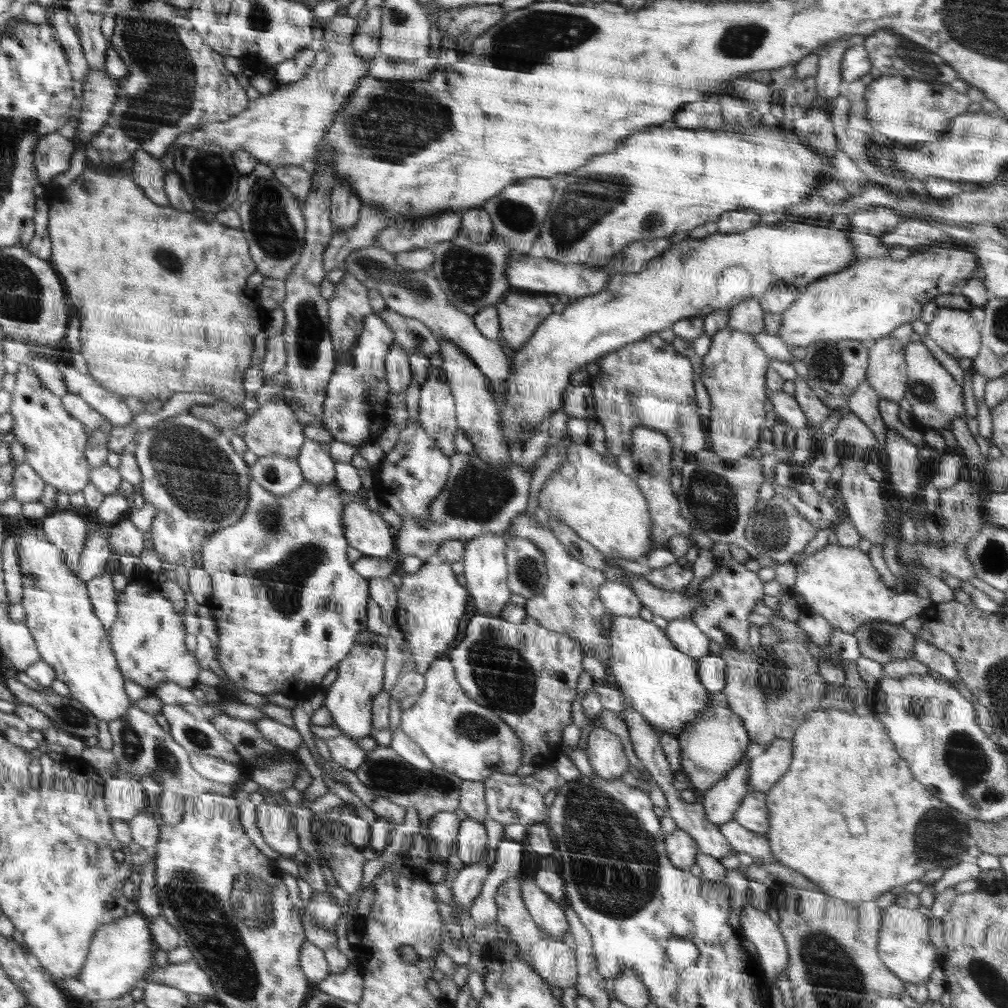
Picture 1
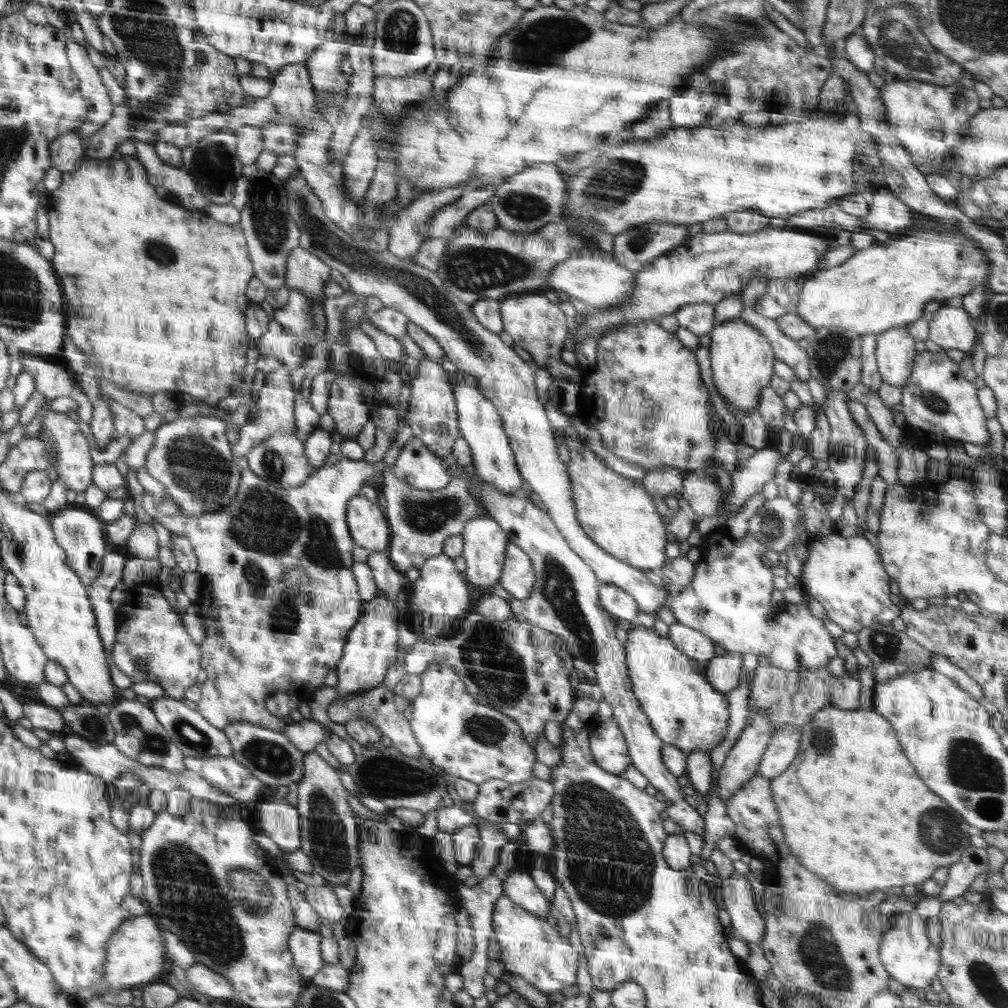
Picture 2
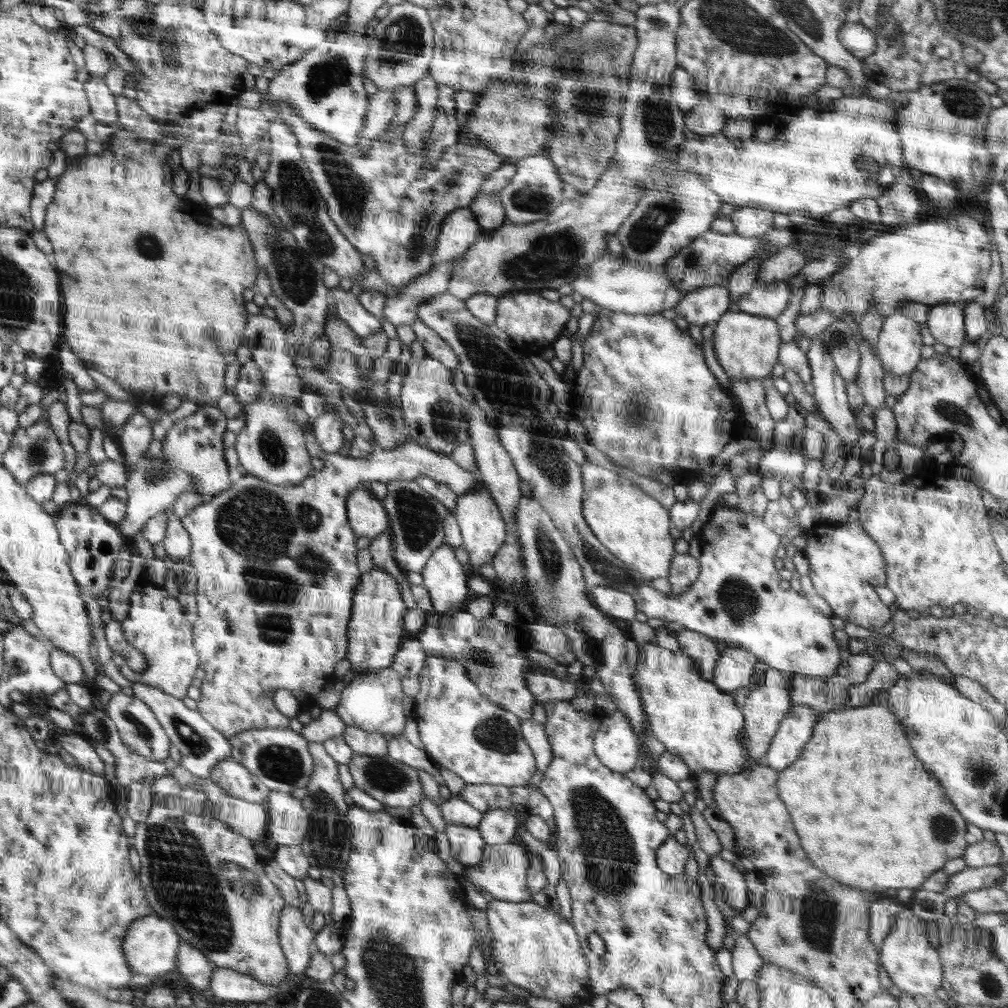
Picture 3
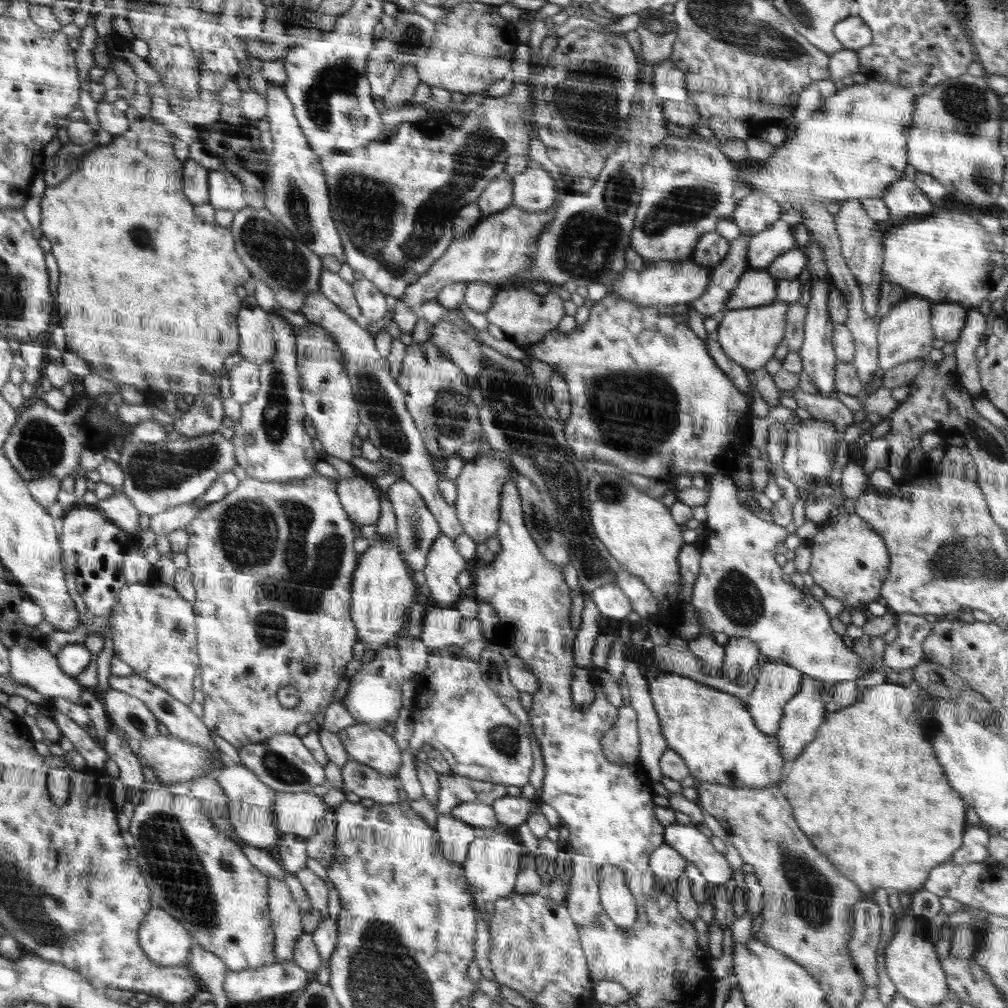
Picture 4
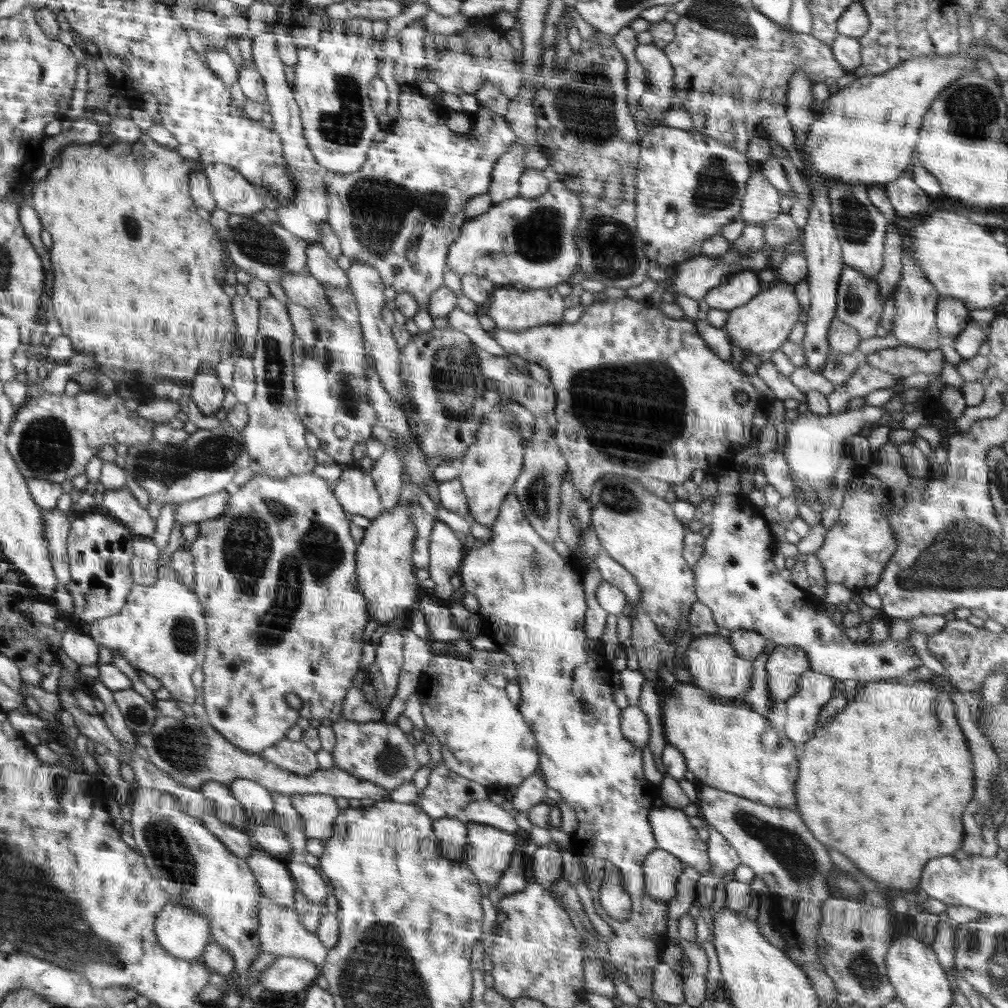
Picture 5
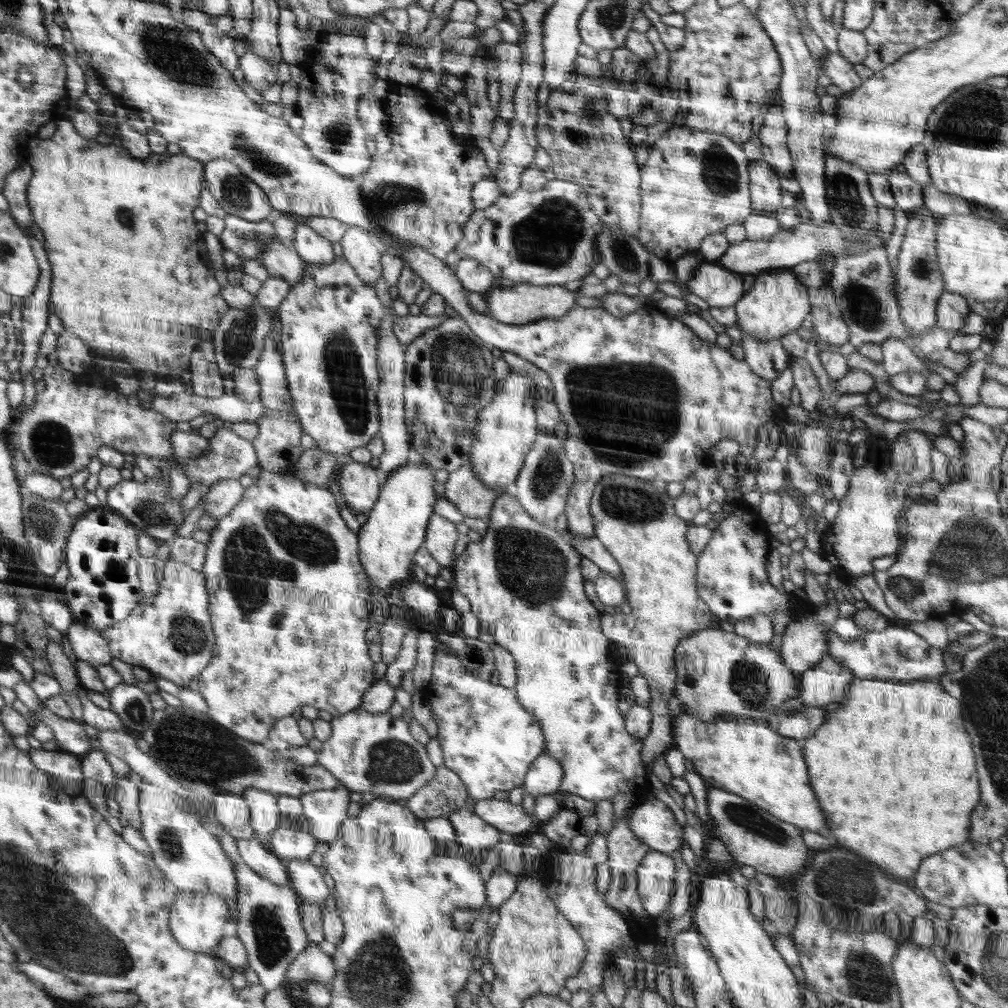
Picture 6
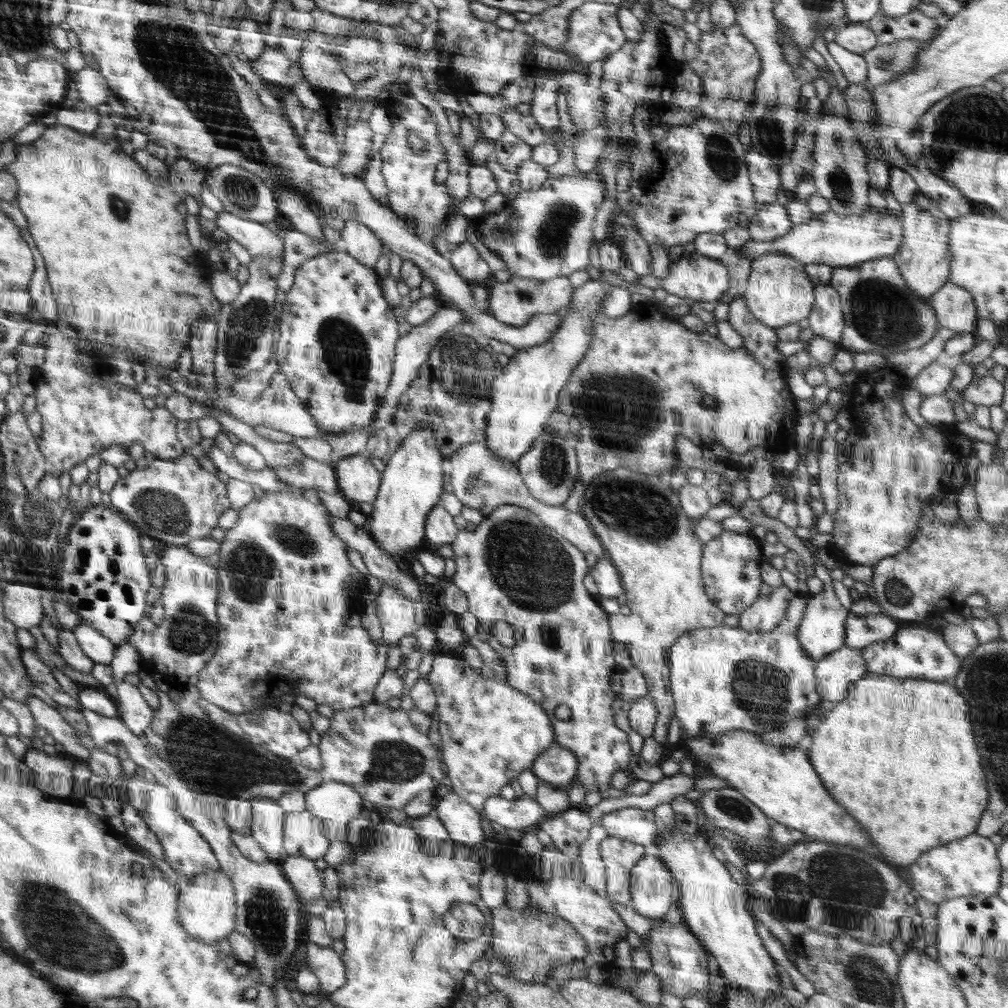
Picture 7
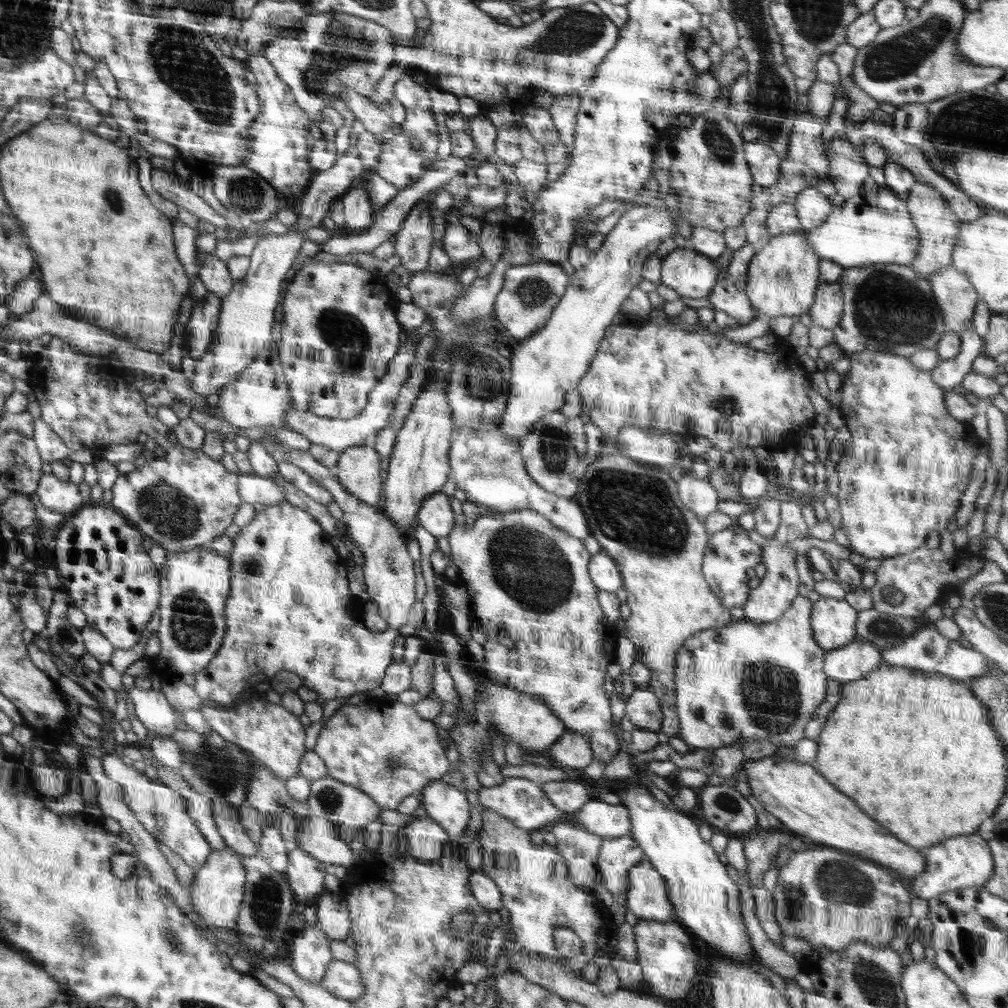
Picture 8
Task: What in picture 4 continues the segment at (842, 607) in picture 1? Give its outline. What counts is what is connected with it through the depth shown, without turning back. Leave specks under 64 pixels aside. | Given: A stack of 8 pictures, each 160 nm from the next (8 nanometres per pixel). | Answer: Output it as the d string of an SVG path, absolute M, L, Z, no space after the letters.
M840 513L819 527L814 538L809 542L811 563L809 573L815 584L823 588L827 595L834 596L844 602L845 608L852 611L862 611L868 616L867 605L881 596L881 586L889 571L889 552L884 539L856 513Z

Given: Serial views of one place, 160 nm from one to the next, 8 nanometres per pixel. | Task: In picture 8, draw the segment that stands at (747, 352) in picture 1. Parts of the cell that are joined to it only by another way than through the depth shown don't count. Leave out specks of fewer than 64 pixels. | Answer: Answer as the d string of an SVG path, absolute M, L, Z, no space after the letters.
M803 231L770 238L766 245L754 255L748 265L745 294L754 310L764 318L798 317L808 313L814 303L816 289L821 282L819 262L814 249L806 244Z

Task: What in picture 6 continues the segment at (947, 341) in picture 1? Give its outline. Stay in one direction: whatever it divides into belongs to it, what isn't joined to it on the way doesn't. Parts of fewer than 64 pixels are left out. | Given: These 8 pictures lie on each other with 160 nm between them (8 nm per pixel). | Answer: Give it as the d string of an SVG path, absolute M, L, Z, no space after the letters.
M945 291L937 303L936 325L944 328L944 330L955 330L958 332L958 330L963 328L965 320L970 313L966 300L960 294Z

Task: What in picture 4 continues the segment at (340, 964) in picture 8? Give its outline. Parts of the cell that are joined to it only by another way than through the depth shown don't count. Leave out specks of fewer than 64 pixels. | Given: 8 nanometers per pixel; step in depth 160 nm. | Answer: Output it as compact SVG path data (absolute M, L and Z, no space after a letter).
M277 960L259 969L228 970L223 989L228 998L238 1002L262 1000L304 989L309 982L308 973L295 961Z

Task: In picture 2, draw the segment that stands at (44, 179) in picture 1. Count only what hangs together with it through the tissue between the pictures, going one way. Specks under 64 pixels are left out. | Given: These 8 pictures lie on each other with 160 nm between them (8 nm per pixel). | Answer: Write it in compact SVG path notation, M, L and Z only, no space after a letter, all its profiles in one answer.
M76 131L56 137L50 148L54 167L60 172L77 170L86 156L84 141Z

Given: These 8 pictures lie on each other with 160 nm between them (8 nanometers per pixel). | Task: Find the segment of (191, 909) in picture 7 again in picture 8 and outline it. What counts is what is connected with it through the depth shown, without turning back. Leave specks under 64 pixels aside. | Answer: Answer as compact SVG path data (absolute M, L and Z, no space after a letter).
M230 847L213 851L206 864L195 871L195 879L188 887L192 902L196 906L196 914L206 925L217 929L236 929L240 902L246 896L247 867L244 866L241 854Z

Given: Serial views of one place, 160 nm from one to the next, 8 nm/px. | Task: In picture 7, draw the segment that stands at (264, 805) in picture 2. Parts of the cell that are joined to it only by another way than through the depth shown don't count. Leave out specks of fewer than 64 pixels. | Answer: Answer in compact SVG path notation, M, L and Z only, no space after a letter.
M325 780L316 789L310 789L305 793L306 812L311 812L318 817L325 826L325 835L331 842L344 841L348 834L348 823L360 816L363 808L362 797L354 788L343 783Z

